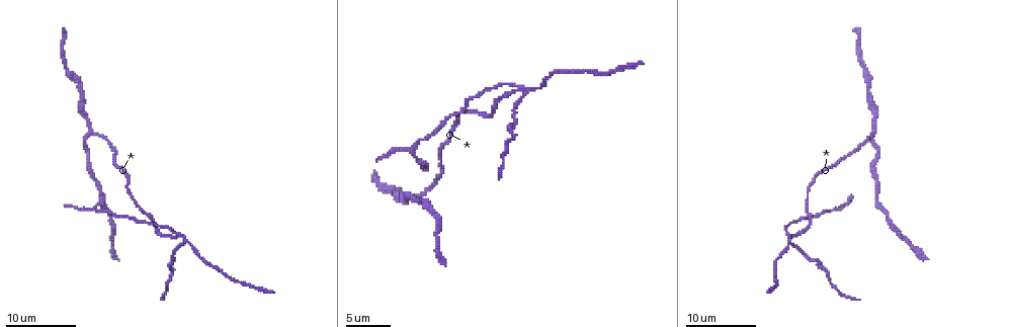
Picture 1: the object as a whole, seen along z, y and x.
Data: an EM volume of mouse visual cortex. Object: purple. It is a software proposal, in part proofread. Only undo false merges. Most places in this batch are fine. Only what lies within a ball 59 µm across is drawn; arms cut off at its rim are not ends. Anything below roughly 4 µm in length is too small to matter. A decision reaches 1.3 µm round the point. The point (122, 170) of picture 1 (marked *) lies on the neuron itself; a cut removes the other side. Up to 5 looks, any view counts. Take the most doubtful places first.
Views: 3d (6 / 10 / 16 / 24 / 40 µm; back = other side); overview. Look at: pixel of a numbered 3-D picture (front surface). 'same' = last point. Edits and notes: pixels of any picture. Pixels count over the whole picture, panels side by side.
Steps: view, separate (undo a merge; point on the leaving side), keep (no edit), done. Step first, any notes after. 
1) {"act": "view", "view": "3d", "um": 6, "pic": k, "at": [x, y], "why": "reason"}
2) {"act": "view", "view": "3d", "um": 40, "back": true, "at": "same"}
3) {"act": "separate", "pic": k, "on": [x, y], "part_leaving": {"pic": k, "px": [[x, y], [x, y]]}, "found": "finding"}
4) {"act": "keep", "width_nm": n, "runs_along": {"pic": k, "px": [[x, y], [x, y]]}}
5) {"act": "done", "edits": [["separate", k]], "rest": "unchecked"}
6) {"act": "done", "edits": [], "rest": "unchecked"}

{"act": "view", "view": "3d", "um": 16, "pic": 1, "at": [521, 87]}

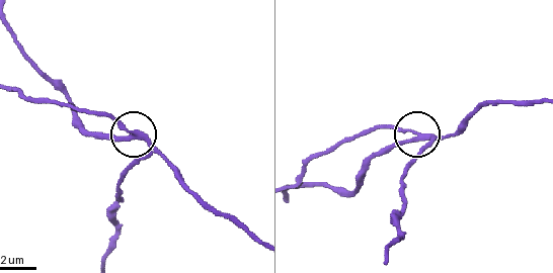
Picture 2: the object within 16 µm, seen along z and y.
{"act": "separate", "pic": 2, "on": [123, 122], "side_arm_um": 18, "part_leaving": {"pic": 2, "px": [[145, 138], [105, 116], [37, 101], [10, 89]]}, "found": "two neurons meet here"}

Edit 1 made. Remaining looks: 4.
{"act": "view", "view": "3d", "um": 6, "pic": 1, "at": [491, 114], "why": "narrows sharply"}

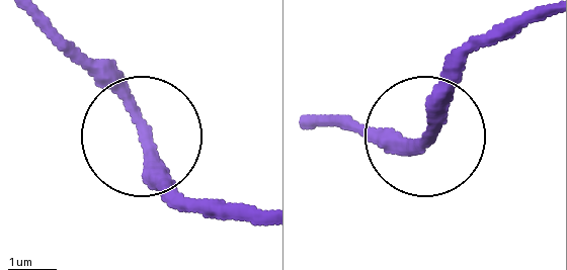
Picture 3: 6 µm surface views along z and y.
{"act": "view", "view": "3d", "um": 6, "back": true, "pic": 3, "at": [427, 141]}

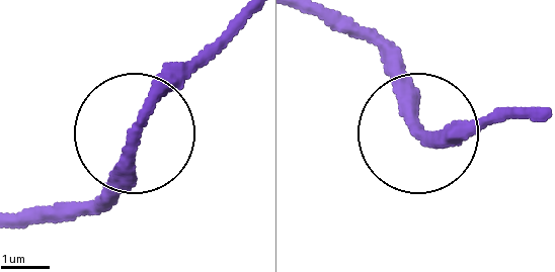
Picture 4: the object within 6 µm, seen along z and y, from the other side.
{"act": "keep", "width_nm": 240, "runs_along": {"pic": 4, "px": [[535, 117], [426, 129], [410, 81], [382, 49]]}, "found": "one neuron here"}

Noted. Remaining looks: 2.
{"act": "view", "view": "3d", "um": 10, "pic": 1, "at": [88, 132]}

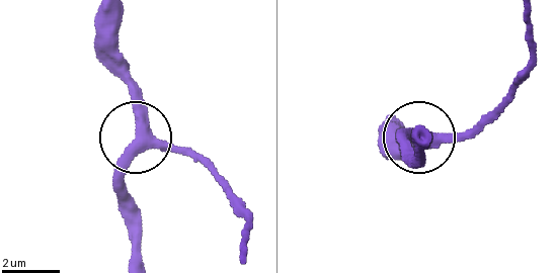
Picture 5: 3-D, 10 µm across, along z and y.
{"act": "keep", "side_arm_um": 17, "runs_along": {"pic": 5, "px": [[247, 258], [239, 200], [181, 147], [140, 134], [124, 58]]}, "found": "one neuron here"}

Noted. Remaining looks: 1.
{"act": "done", "edits": [["separate", 2]], "rest": "unchecked"}

